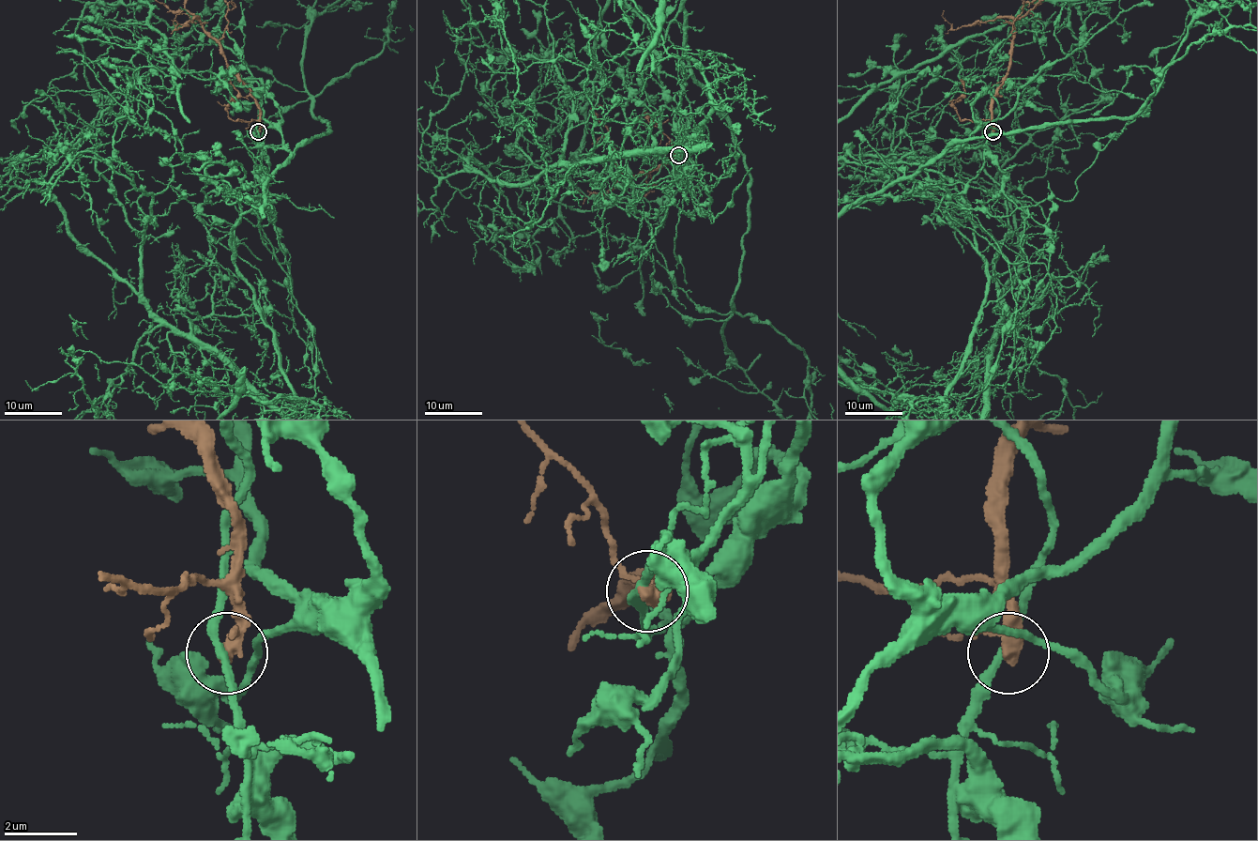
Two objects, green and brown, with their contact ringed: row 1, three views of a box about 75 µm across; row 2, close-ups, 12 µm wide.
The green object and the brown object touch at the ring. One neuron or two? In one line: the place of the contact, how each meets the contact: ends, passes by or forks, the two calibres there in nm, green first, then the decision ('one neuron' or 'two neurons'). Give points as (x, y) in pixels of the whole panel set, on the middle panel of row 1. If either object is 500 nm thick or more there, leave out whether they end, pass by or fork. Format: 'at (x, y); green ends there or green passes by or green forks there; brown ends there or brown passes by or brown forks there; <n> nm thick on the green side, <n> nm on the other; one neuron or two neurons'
at (678, 155); green passes by; brown passes by; 240 nm thick on the green side, 320 nm on the other; two neurons

